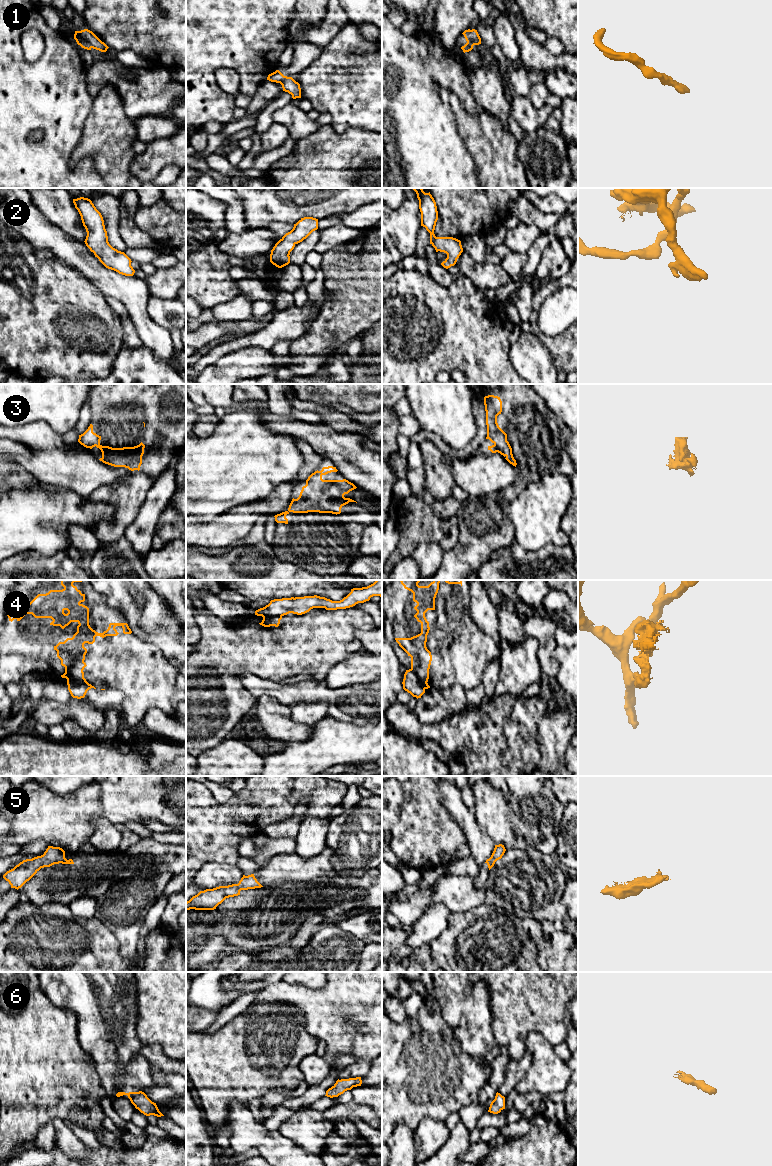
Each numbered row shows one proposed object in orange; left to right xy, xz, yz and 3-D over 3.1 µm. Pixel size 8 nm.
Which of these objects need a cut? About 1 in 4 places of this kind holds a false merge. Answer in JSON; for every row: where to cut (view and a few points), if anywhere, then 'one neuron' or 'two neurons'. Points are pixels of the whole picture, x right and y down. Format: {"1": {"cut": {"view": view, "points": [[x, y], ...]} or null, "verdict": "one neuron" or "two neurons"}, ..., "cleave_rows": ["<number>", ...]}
{"1": {"cut": null, "verdict": "one neuron"}, "2": {"cut": null, "verdict": "one neuron"}, "3": {"cut": null, "verdict": "one neuron"}, "4": {"cut": {"view": "yz", "points": [[411, 668], [425, 688]]}, "verdict": "two neurons"}, "5": {"cut": null, "verdict": "one neuron"}, "6": {"cut": null, "verdict": "one neuron"}, "cleave_rows": ["4"]}

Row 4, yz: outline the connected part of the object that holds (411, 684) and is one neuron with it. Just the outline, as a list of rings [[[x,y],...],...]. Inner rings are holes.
[[[412,669],[406,670],[402,684],[403,689],[417,699],[421,698],[425,693],[425,688],[420,683],[417,674]]]

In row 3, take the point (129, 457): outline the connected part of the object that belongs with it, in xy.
[[[90,424],[88,429],[79,435],[78,442],[86,448],[92,449],[95,446],[99,448],[102,452],[102,457],[99,460],[105,464],[114,467],[125,467],[131,471],[140,470],[145,448],[142,442],[134,447],[112,448],[102,446],[100,440],[101,436],[93,432],[93,425]]]

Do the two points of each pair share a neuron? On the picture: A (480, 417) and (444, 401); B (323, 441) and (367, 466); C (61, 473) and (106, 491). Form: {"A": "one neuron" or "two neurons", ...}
{"A": "two neurons", "B": "one neuron", "C": "two neurons"}

